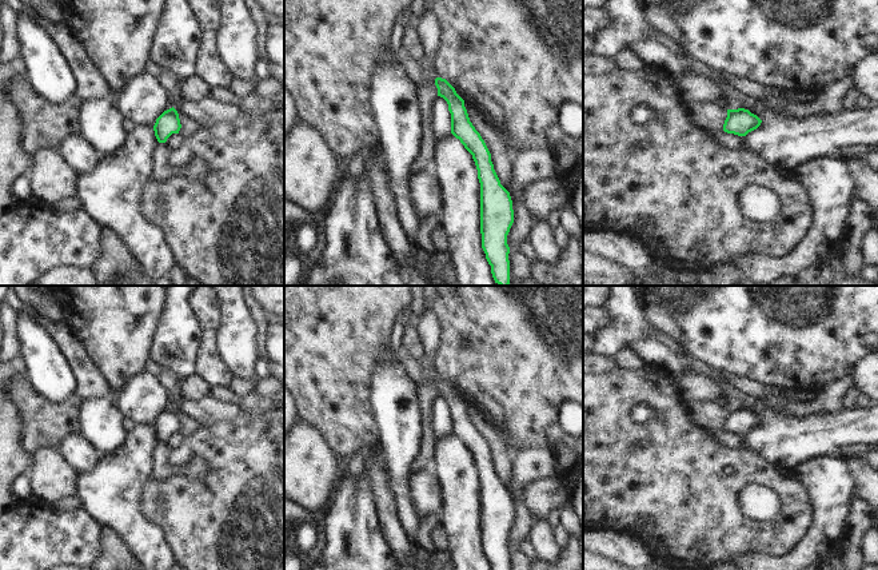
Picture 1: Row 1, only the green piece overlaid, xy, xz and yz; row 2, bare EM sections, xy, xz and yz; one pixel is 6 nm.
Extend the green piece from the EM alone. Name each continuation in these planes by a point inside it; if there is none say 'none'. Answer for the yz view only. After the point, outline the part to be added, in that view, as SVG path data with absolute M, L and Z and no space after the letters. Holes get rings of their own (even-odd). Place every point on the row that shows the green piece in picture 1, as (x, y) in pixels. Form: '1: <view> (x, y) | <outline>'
none

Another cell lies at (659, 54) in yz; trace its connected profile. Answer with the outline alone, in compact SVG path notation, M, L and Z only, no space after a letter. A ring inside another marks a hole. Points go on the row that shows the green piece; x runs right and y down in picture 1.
M643 39L628 44L626 48L636 53L643 60L644 67L654 67L669 72L677 80L689 67L679 49L663 39Z

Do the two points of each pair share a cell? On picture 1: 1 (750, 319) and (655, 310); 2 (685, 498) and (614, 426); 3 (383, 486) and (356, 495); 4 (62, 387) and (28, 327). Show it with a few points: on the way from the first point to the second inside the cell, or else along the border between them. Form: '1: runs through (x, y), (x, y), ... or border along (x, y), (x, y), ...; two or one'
1: border along (674, 319), (682, 335), (682, 346), (679, 349); two
2: runs through (667, 481), (630, 443); one
3: border along (364, 467), (375, 503), (375, 514), (379, 521); two
4: runs through (48, 373), (35, 342); one

